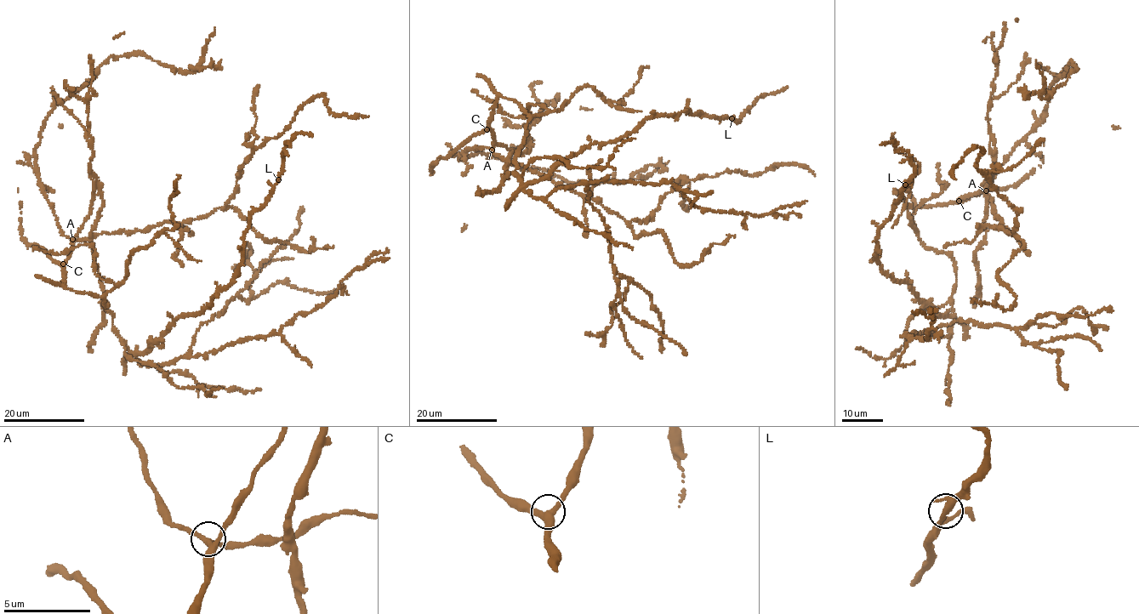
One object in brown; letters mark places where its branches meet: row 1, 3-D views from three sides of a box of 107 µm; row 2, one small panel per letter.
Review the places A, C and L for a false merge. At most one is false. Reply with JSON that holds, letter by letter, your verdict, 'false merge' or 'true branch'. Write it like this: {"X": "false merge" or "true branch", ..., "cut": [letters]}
{"A": "true branch", "C": "true branch", "L": "true branch", "cut": []}

